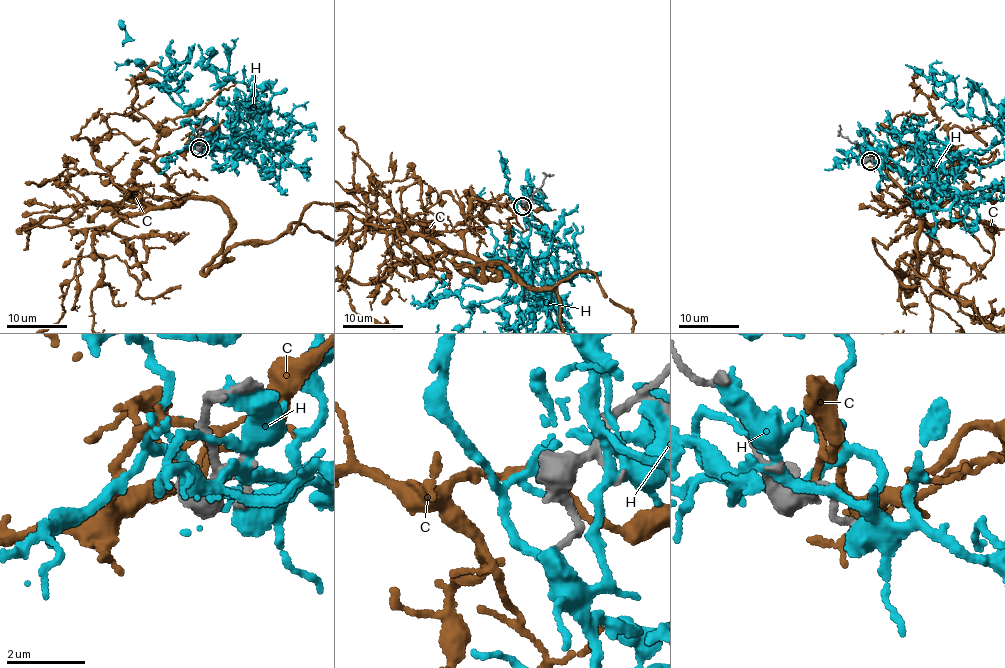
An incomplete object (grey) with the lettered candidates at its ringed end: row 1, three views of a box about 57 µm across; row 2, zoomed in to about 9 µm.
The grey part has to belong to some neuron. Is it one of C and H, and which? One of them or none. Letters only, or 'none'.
none

